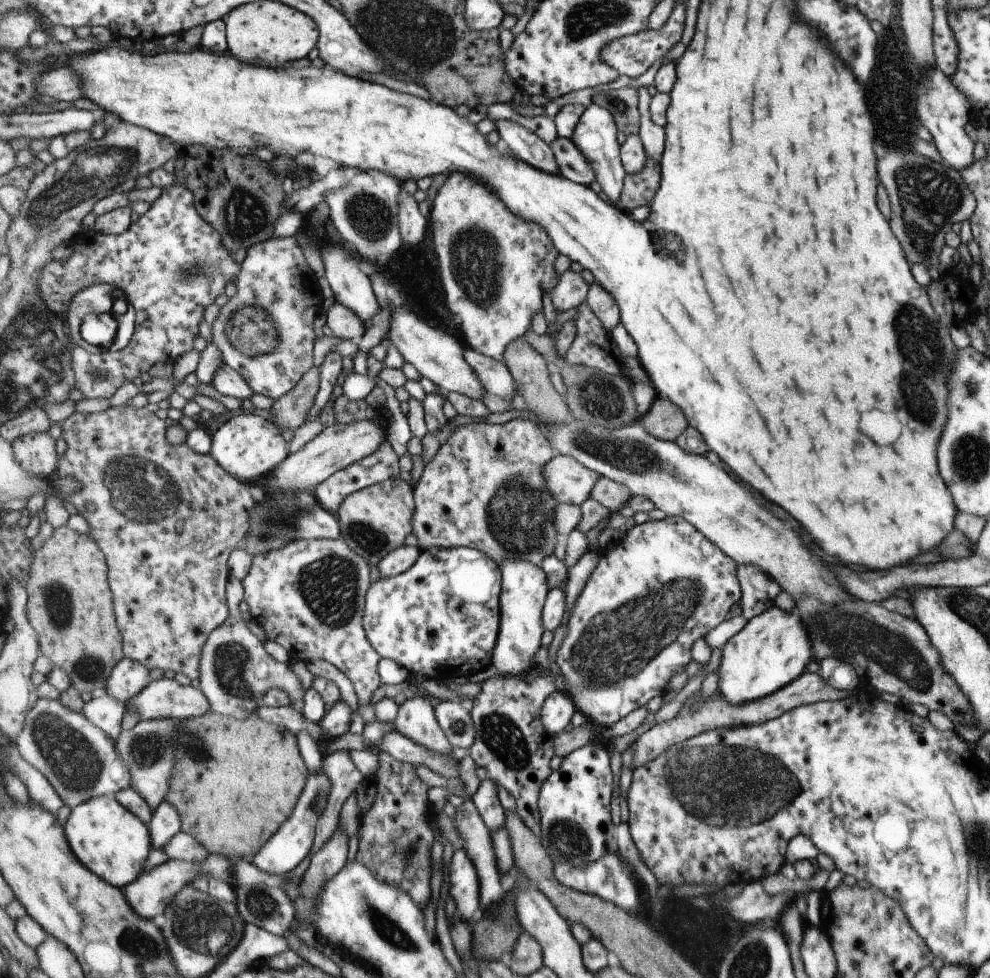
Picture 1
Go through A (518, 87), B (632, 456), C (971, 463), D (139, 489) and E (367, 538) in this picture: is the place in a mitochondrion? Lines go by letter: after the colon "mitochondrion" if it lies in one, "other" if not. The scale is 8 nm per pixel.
A: other
B: mitochondrion
C: mitochondrion
D: mitochondrion
E: mitochondrion

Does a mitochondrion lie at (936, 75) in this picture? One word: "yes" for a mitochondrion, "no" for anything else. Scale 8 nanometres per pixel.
no

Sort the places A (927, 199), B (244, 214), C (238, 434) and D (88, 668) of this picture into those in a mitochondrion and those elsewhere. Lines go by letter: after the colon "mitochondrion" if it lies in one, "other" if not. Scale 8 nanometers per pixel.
A: mitochondrion
B: mitochondrion
C: other
D: mitochondrion

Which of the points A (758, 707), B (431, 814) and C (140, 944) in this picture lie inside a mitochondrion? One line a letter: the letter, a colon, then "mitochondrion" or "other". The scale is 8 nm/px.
A: other
B: other
C: mitochondrion

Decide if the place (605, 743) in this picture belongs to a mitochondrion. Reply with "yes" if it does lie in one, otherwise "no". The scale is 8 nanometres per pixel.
no

